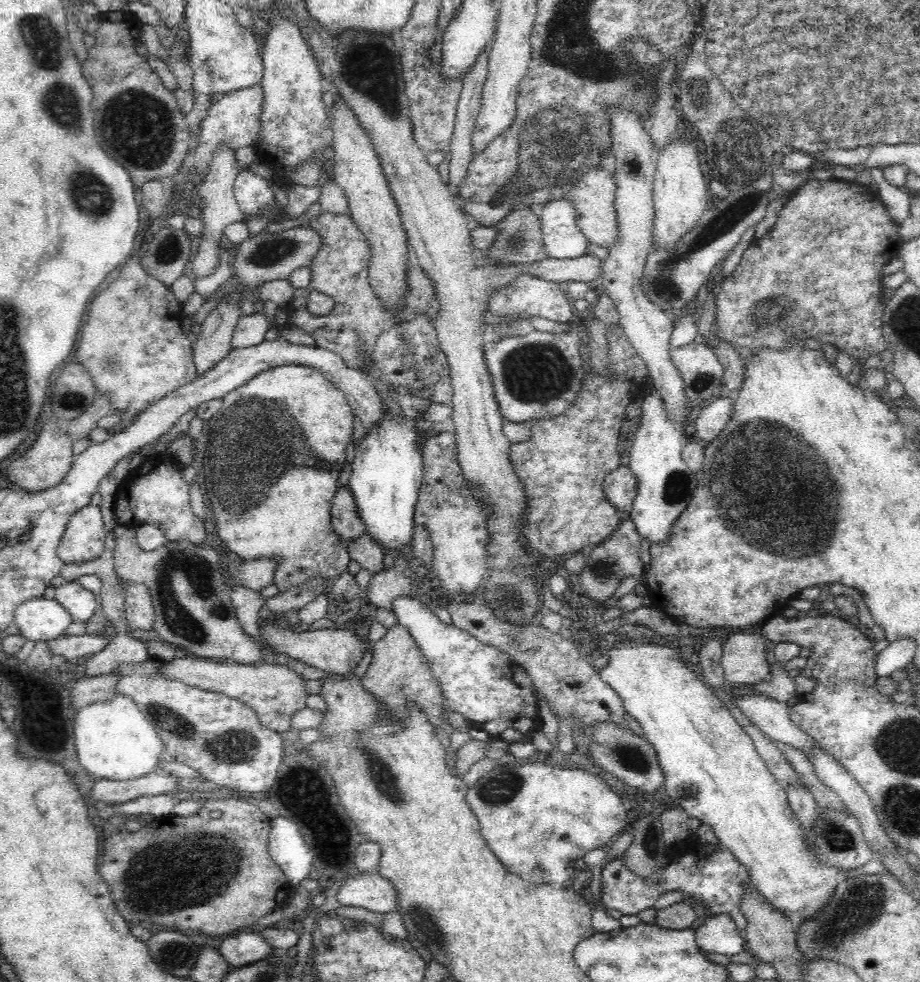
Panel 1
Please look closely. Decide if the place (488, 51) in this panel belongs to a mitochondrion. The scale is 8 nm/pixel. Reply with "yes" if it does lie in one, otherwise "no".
no

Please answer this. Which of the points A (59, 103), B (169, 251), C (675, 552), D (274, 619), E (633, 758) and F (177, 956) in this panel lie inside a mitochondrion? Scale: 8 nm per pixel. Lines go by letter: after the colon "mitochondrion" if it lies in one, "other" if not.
A: mitochondrion
B: mitochondrion
C: other
D: other
E: mitochondrion
F: mitochondrion

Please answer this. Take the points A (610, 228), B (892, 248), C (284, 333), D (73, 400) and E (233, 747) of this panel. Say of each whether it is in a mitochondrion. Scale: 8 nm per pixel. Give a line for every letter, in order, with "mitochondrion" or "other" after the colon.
A: other
B: other
C: other
D: mitochondrion
E: mitochondrion

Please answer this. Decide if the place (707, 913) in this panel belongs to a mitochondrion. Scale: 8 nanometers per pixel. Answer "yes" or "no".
no

